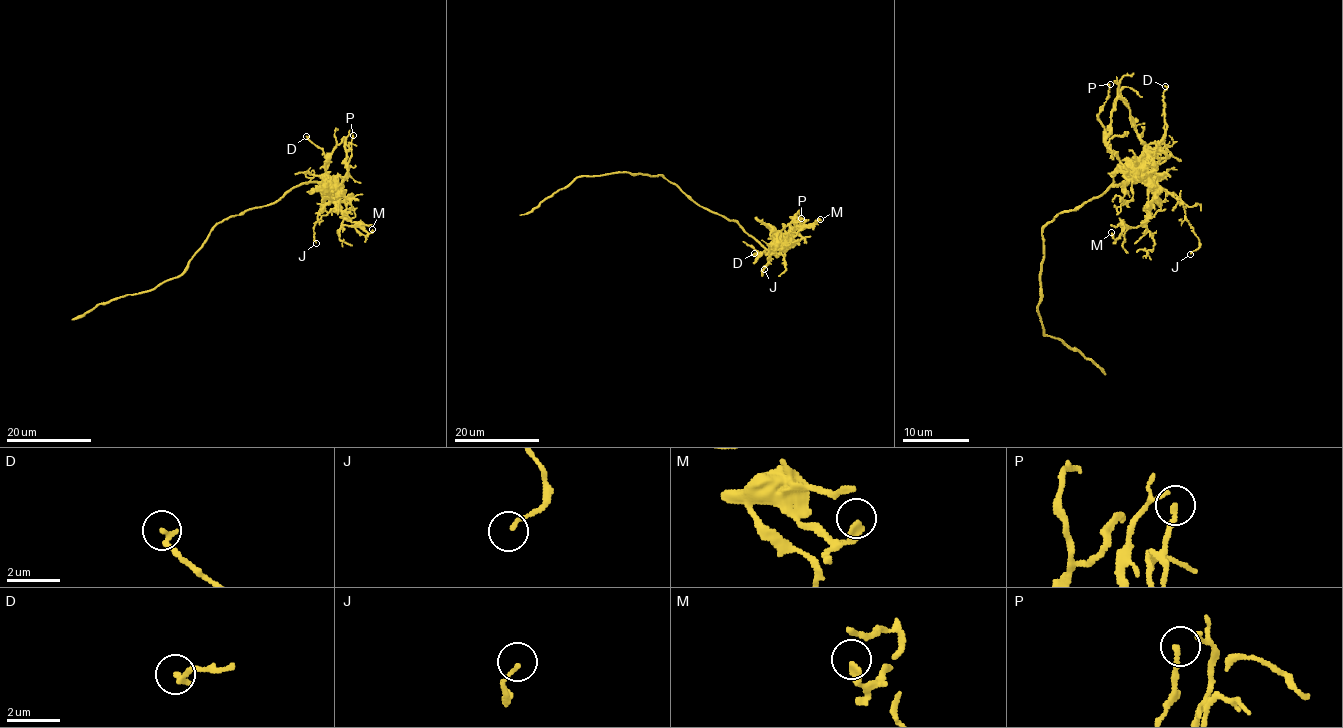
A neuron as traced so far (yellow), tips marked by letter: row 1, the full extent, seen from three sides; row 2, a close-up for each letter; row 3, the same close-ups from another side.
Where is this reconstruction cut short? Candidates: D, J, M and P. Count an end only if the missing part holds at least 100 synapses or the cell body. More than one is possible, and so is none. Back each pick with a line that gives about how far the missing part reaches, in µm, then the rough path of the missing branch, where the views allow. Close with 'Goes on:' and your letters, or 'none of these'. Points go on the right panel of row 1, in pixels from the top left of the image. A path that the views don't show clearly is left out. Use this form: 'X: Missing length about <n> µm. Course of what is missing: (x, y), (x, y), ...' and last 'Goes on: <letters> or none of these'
Goes on: none of these

